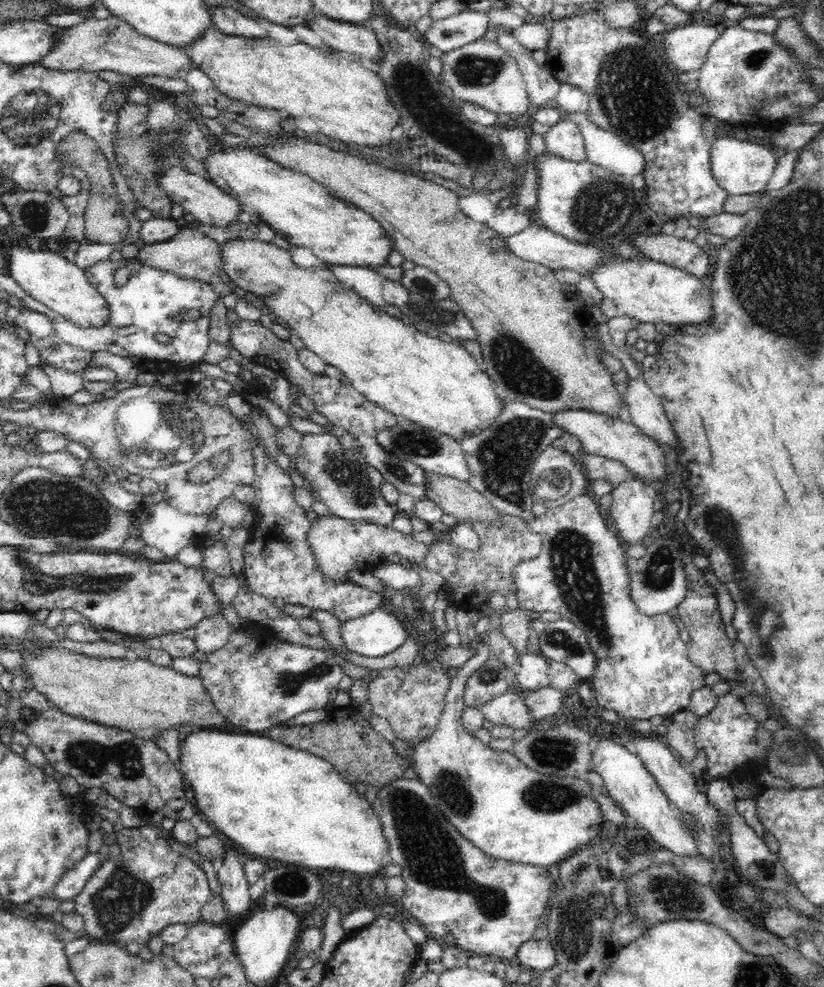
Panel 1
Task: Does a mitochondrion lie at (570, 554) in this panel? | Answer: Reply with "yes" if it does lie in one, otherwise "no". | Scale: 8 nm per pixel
yes

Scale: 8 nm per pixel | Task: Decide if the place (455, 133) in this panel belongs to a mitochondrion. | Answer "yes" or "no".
no

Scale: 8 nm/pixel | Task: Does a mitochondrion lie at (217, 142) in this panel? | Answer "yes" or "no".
no

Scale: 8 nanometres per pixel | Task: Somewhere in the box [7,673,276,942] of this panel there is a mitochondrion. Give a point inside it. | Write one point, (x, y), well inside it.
(122, 897)

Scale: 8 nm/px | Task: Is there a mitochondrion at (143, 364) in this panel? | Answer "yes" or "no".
no

